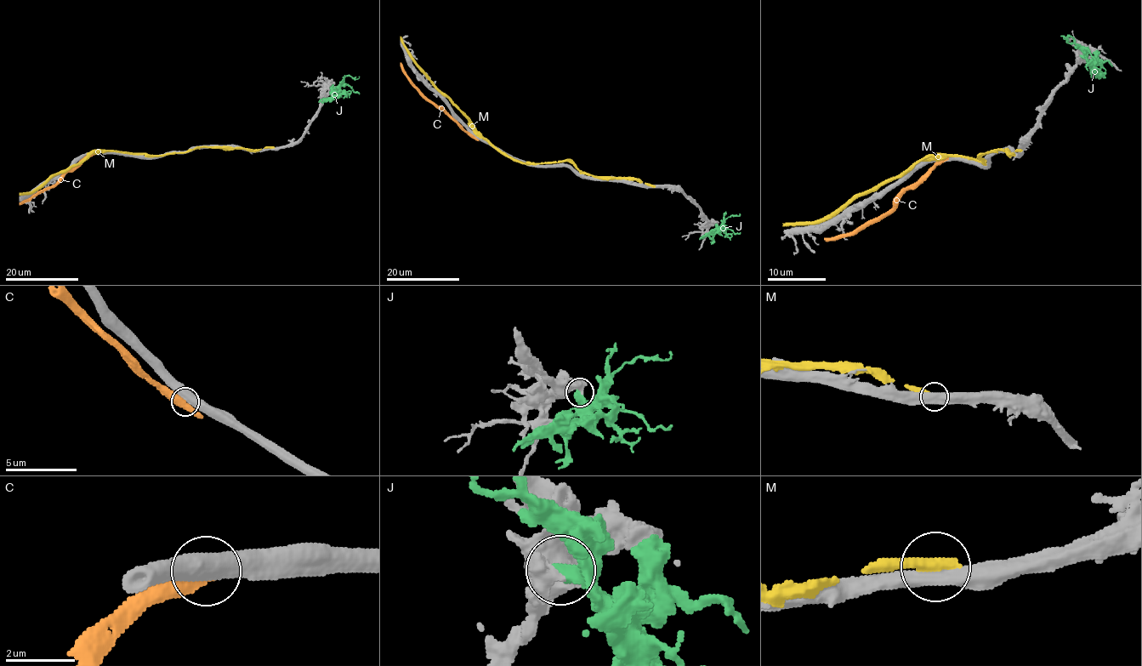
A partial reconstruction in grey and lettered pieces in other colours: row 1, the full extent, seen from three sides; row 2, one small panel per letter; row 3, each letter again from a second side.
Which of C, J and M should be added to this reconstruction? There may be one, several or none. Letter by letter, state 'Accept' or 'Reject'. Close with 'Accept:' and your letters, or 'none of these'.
C: Reject
J: Accept
M: Reject
Accept: J

